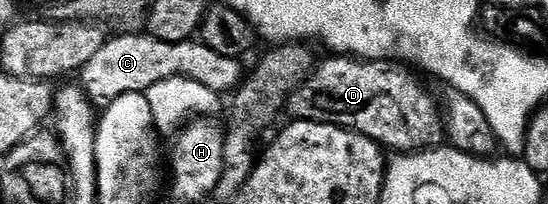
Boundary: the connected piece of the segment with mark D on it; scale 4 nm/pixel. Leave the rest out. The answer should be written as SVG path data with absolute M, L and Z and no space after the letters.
M330 56L326 63L319 65L313 74L293 95L288 103L290 118L300 122L323 122L343 126L358 134L368 136L387 151L399 150L402 156L414 155L419 151L441 147L446 138L444 114L434 103L434 98L422 87L422 82L401 61L363 60L353 56Z

